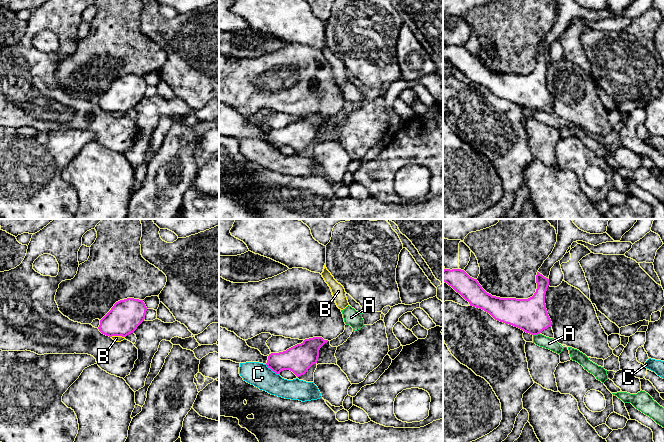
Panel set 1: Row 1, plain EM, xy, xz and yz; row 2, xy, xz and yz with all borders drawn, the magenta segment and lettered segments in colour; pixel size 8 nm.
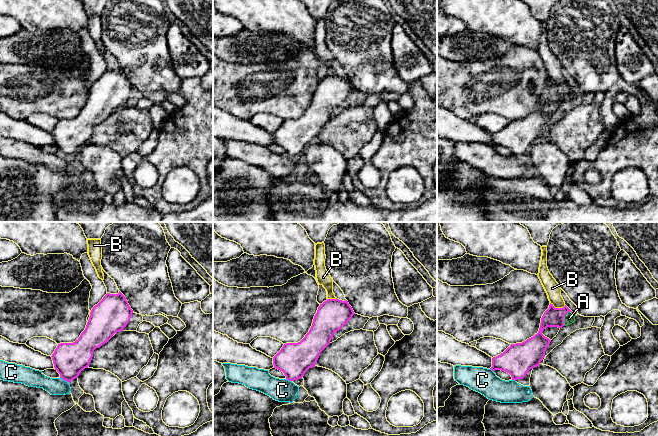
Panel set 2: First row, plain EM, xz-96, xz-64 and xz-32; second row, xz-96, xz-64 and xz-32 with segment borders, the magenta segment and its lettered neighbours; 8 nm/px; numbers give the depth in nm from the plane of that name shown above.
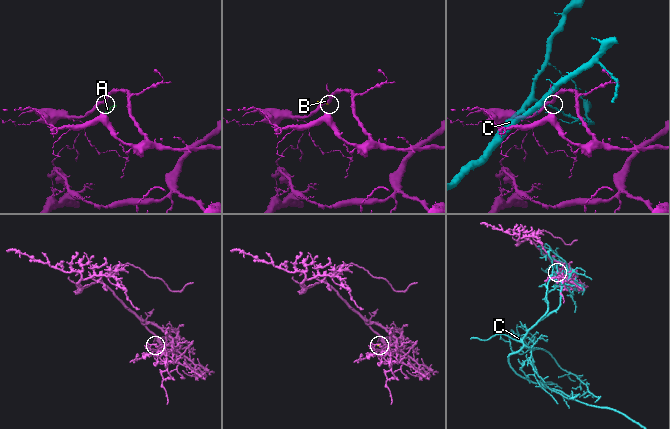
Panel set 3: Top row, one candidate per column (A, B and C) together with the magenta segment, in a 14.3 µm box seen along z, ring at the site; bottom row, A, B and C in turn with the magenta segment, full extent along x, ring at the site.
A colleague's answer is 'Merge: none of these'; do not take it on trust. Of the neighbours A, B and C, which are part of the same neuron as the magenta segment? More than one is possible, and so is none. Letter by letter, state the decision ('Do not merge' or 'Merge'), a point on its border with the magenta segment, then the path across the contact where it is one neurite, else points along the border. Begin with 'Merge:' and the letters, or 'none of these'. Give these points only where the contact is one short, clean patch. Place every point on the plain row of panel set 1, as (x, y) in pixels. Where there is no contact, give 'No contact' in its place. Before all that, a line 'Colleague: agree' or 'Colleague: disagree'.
Colleague: agree
Merge: none of these
A: Do not merge. Touches magenta at yz (536, 110). Boundary: yz (539, 109), (533, 112)
B: Do not merge. Touches magenta at xy (117, 111). Boundary: xy (124, 112), (111, 113)
C: Do not merge. Touches magenta at xz (272, 146)

